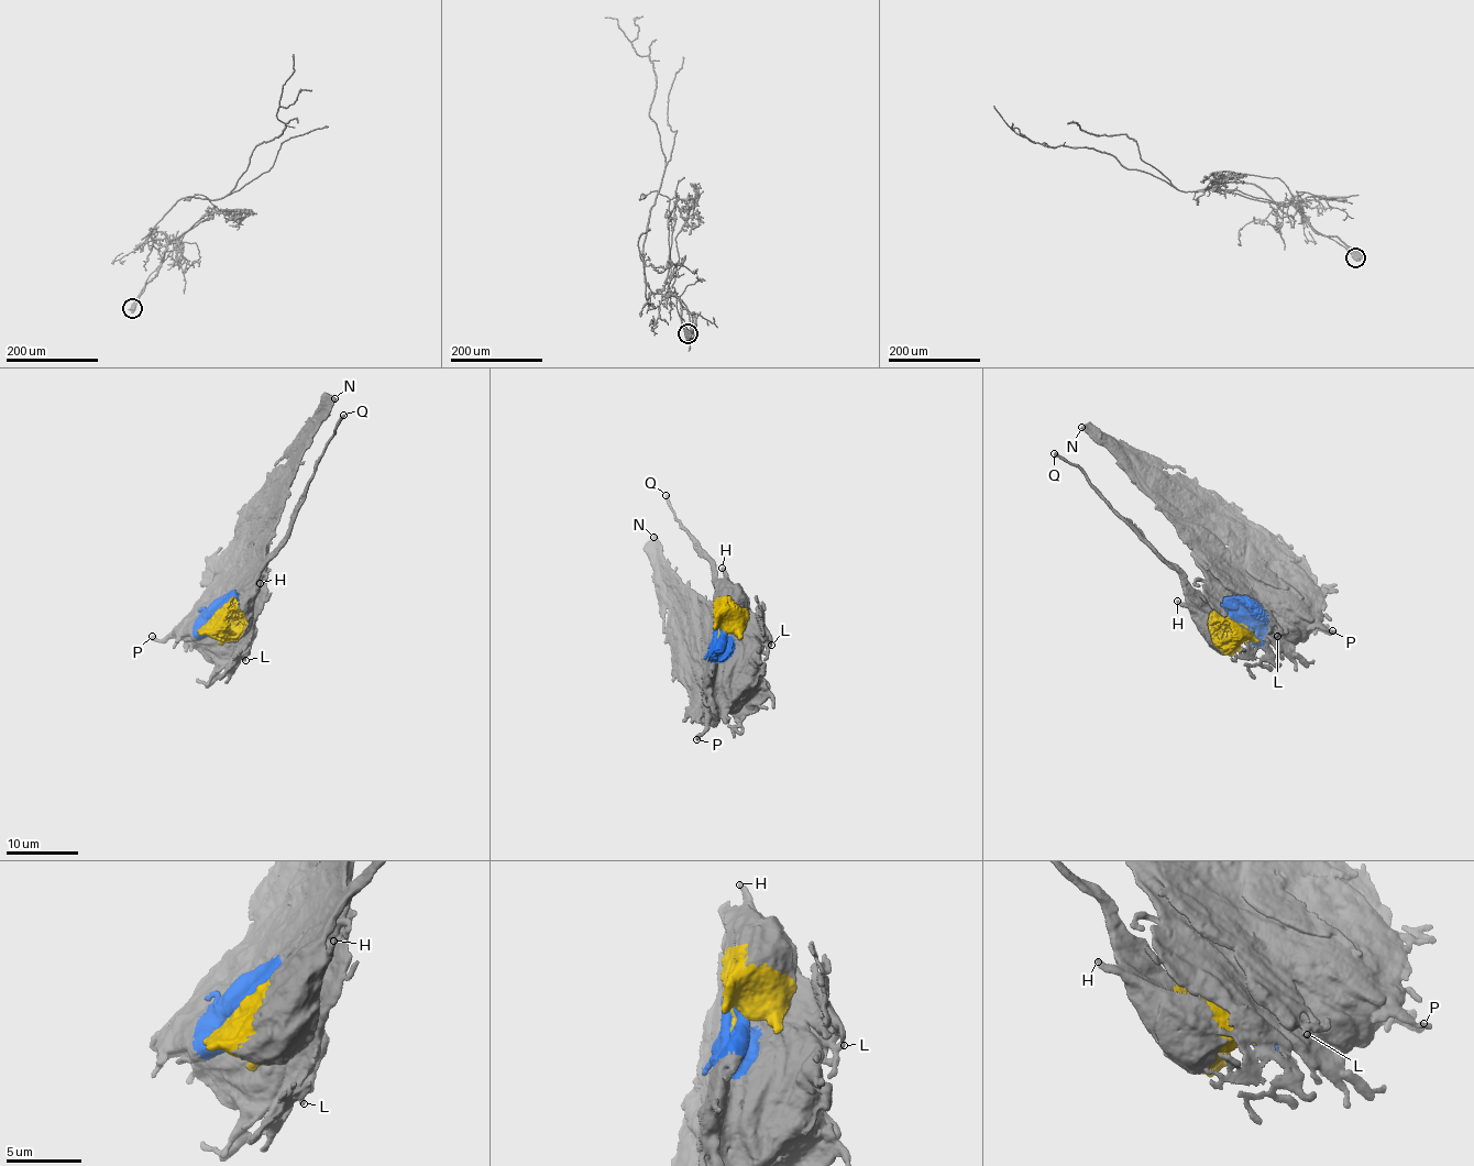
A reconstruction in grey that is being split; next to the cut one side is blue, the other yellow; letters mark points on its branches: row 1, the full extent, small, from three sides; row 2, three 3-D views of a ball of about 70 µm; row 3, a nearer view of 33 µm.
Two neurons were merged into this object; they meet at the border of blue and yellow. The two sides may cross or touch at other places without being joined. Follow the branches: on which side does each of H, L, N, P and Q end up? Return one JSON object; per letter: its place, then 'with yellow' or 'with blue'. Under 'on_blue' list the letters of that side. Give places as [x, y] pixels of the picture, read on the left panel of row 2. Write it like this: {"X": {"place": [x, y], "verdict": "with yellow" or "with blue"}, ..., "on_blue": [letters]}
{"H": {"place": [260, 583], "verdict": "with yellow"}, "L": {"place": [245, 660], "verdict": "with blue"}, "N": {"place": [334, 398], "verdict": "with blue"}, "P": {"place": [152, 636], "verdict": "with blue"}, "Q": {"place": [343, 415], "verdict": "with yellow"}, "on_blue": ["L", "N", "P"]}

